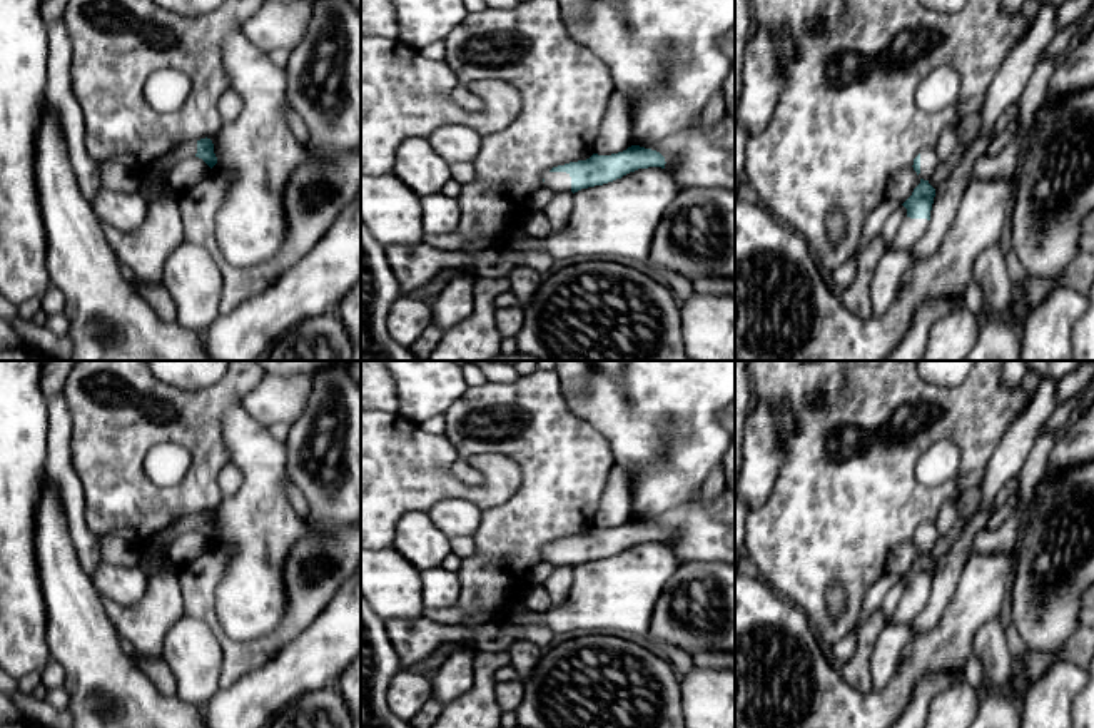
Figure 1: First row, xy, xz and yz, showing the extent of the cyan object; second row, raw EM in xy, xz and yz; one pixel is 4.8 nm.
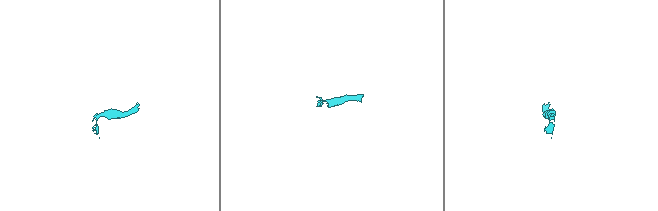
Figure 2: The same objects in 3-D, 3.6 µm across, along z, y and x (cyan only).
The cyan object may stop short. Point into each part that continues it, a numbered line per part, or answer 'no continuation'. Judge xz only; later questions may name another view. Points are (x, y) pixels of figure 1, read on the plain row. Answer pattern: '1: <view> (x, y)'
1: xz (557, 555)

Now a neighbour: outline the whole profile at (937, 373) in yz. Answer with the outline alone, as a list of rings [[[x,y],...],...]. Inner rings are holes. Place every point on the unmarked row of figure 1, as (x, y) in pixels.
[[[917,361],[920,377],[937,387],[960,386],[977,361]]]

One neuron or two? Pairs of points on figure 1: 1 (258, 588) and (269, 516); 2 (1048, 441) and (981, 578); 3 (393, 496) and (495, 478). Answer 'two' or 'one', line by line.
1: one
2: two
3: one

